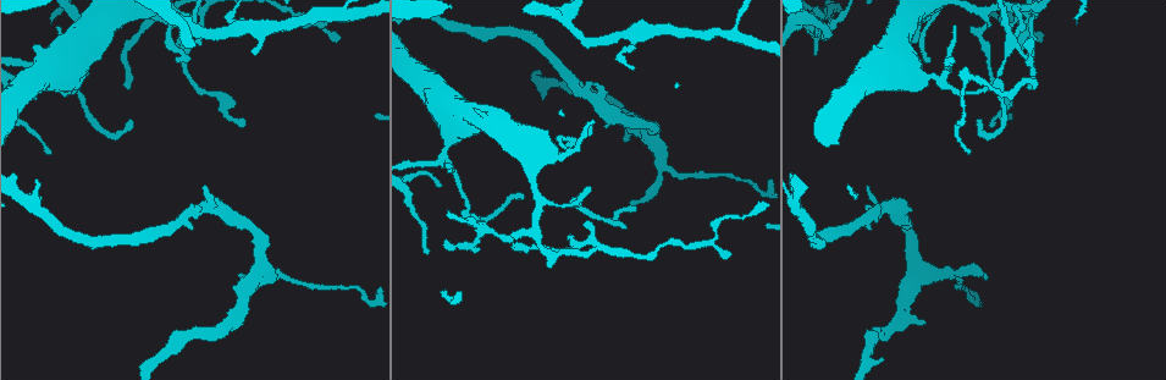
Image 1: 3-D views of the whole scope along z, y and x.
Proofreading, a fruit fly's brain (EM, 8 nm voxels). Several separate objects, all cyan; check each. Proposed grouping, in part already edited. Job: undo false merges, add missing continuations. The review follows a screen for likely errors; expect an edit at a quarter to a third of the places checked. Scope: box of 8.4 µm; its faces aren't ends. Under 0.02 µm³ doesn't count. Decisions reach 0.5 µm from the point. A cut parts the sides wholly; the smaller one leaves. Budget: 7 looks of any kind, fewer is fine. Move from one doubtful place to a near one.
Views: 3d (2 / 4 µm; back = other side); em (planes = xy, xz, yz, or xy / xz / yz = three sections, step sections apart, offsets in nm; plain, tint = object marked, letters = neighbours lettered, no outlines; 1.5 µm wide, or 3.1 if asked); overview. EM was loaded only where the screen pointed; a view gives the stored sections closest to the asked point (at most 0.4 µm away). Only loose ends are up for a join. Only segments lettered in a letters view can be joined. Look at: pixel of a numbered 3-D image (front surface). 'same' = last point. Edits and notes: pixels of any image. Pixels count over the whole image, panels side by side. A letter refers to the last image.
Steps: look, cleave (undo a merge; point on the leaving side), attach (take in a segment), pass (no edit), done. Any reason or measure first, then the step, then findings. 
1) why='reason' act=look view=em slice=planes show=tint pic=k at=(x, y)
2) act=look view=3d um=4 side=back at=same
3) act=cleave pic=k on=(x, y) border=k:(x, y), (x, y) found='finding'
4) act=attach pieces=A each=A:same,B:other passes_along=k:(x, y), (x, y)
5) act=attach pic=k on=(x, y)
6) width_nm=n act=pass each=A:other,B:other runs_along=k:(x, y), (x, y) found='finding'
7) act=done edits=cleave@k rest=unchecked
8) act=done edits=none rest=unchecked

act=look view=em slice=planes show=plain pic=1 at=(571, 206)

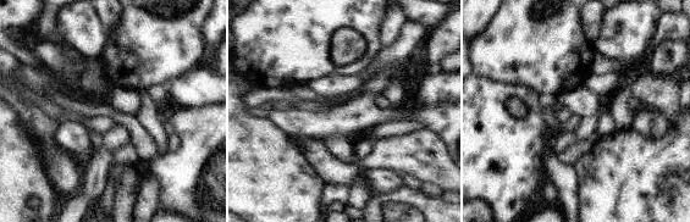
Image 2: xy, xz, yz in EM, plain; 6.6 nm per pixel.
why='see the neighbours' act=look view=em slice=planes show=letters at=same

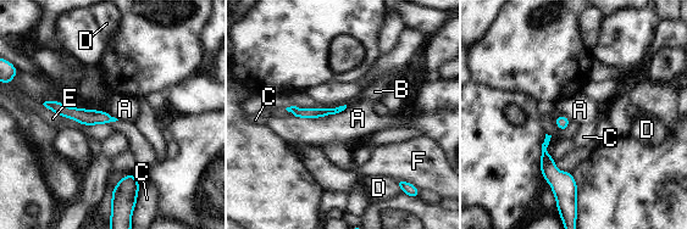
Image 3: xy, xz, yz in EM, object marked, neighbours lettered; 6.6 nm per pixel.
width_nm=70 act=pass each=A:other,B:other,C:other,D:other,E:other,F:other runs_along=3:(48, 104), (84, 117), (109, 118) found='one cell here'

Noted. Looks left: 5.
act=look view=3d um=4 pic=1 at=(36, 47)

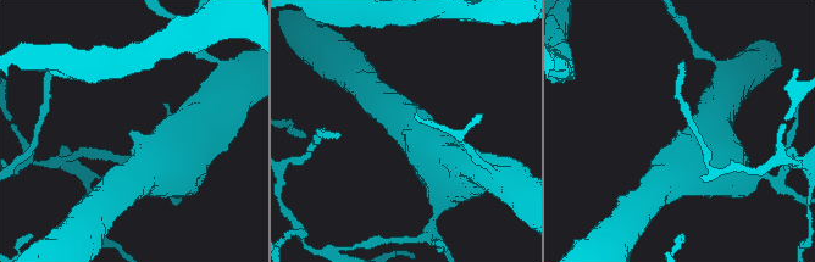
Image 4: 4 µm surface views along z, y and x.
why='need the tissue' act=look view=em slice=xy step=4 show=plain pic=4 at=(681, 130)

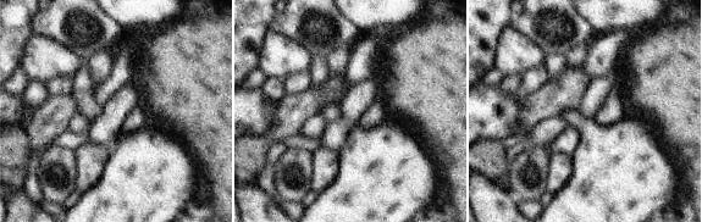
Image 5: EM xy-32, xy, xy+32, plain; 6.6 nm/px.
why='see the neighbours' act=look view=em slice=xy step=4 show=letters at=same

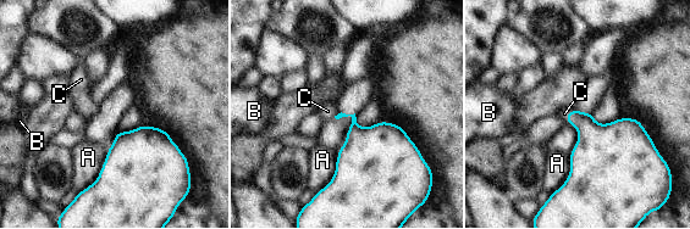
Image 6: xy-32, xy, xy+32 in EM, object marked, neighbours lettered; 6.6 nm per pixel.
act=attach pieces=C each=A:other,B:other,C:same found='it goes on there'

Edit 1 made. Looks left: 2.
act=done edits=attach@6 rest=unchecked

